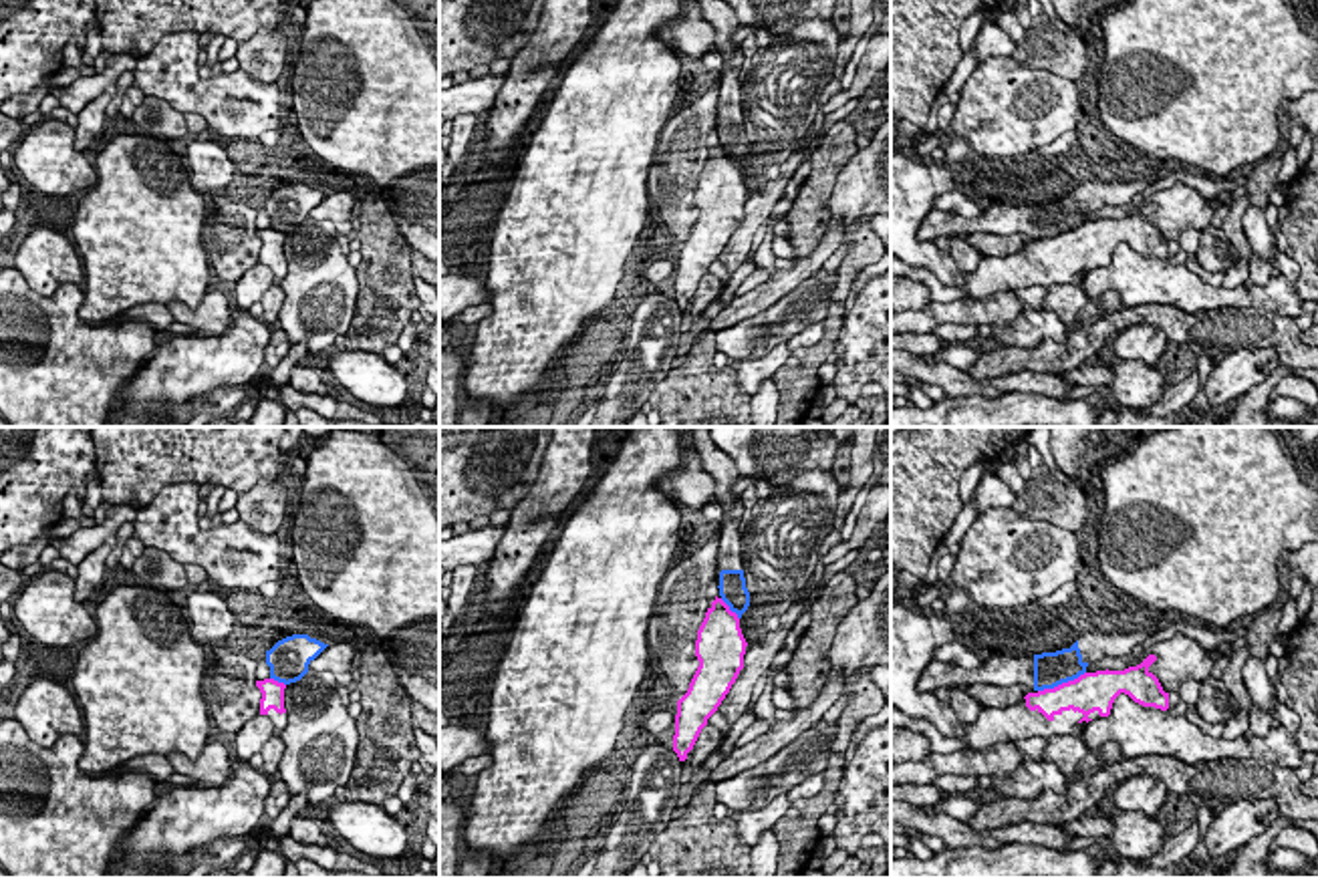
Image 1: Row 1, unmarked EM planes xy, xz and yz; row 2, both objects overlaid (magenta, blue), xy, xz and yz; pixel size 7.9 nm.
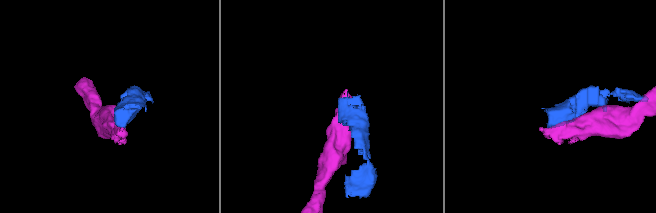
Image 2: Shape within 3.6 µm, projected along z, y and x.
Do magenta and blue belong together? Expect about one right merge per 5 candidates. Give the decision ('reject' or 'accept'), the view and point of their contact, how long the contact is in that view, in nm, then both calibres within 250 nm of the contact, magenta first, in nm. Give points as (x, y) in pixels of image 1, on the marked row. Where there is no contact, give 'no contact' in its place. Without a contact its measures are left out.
reject; meets magenta in yz at (1063, 683); contact 420 nm long; 320 nm thick on the magenta side, 280 nm on the other

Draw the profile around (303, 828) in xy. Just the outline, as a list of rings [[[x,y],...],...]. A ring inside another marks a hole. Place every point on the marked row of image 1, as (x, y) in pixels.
[[[300,814],[290,822],[290,834],[292,840],[300,844],[316,844],[316,846],[328,846],[326,834],[316,826],[312,820],[312,814]]]

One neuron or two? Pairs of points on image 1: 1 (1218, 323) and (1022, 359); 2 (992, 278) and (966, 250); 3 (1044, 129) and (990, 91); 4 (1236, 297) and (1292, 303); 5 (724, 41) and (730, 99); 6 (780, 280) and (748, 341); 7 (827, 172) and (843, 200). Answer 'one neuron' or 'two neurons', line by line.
1: one neuron
2: two neurons
3: one neuron
4: one neuron
5: one neuron
6: two neurons
7: two neurons

